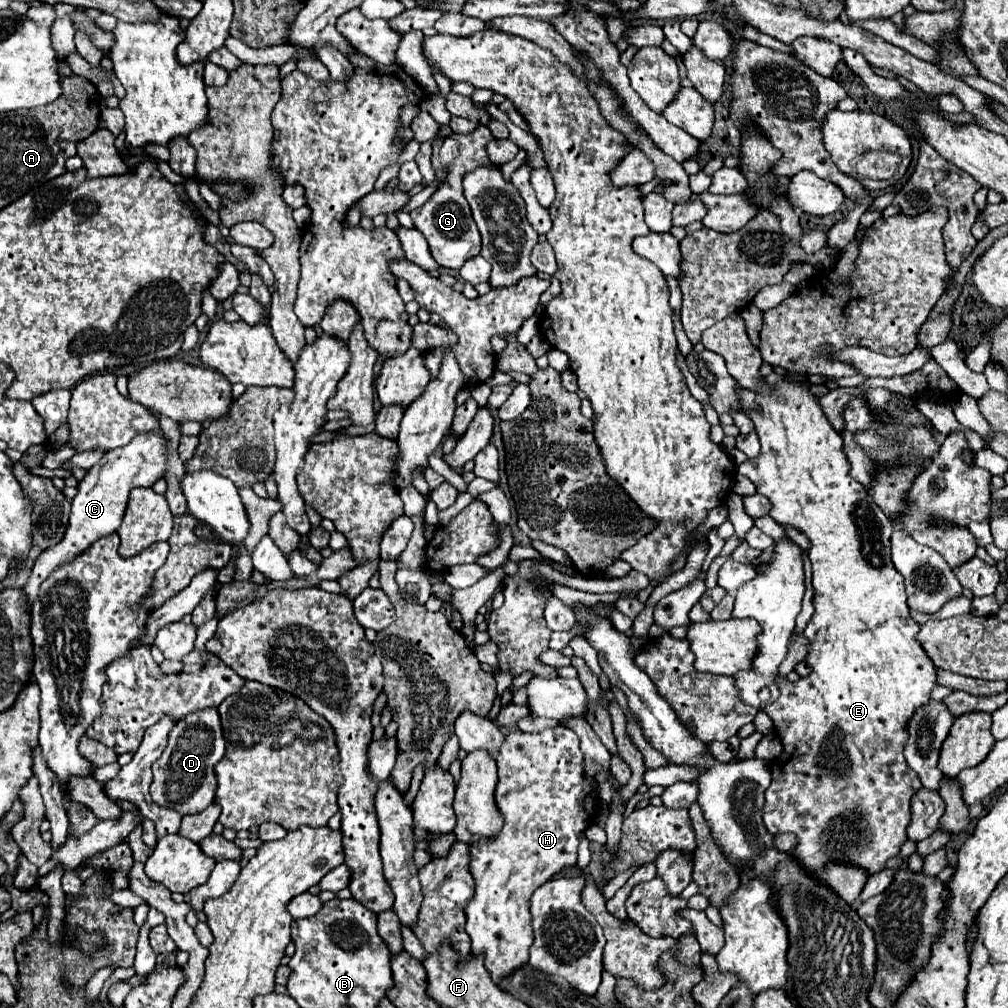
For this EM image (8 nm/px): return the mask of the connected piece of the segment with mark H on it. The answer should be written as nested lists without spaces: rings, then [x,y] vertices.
[[[568,727],[544,729],[540,733],[524,733],[514,729],[506,735],[500,747],[496,805],[504,815],[504,829],[496,839],[478,839],[470,845],[470,873],[476,881],[476,893],[466,907],[466,933],[472,939],[472,955],[482,955],[492,979],[500,983],[528,963],[528,949],[534,941],[530,925],[530,895],[544,885],[552,875],[560,873],[564,865],[576,865],[578,835],[588,827],[588,821],[596,815],[594,803],[598,801],[596,785],[584,775],[582,751],[578,735]]]

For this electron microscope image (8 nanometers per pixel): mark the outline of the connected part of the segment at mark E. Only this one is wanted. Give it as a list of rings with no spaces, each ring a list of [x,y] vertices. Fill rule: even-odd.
[[[802,381],[776,385],[776,393],[756,395],[756,401],[760,405],[760,413],[750,411],[748,417],[754,421],[756,433],[760,437],[762,451],[760,451],[760,455],[756,459],[740,463],[738,473],[746,475],[756,485],[758,493],[772,501],[770,517],[778,525],[792,527],[792,529],[796,529],[796,531],[800,531],[800,533],[804,533],[808,537],[808,541],[810,541],[808,557],[810,557],[810,563],[812,563],[812,585],[814,585],[814,615],[812,615],[812,619],[808,621],[808,625],[804,629],[804,637],[808,639],[808,655],[806,655],[804,661],[806,661],[808,667],[812,667],[812,673],[808,677],[802,677],[796,683],[790,683],[790,681],[778,677],[780,697],[778,697],[778,701],[764,707],[764,711],[774,721],[774,733],[778,735],[778,739],[784,745],[782,755],[772,761],[772,783],[766,789],[764,825],[772,835],[774,833],[794,833],[796,841],[798,841],[794,851],[792,851],[794,857],[798,857],[798,861],[802,861],[802,865],[806,865],[806,867],[810,867],[814,871],[826,869],[828,863],[844,863],[844,865],[854,865],[854,867],[866,869],[868,875],[874,875],[874,873],[880,873],[886,867],[886,861],[890,861],[892,857],[896,857],[900,853],[900,847],[908,839],[906,837],[906,825],[910,823],[910,799],[914,797],[914,793],[918,793],[922,783],[920,783],[920,777],[906,765],[906,757],[904,757],[904,747],[906,747],[906,737],[908,737],[906,735],[906,725],[908,725],[910,717],[918,709],[922,709],[922,707],[926,707],[930,703],[930,693],[938,685],[938,681],[936,681],[938,675],[936,675],[934,663],[930,663],[930,657],[926,657],[926,651],[922,649],[922,643],[916,641],[920,625],[910,617],[910,609],[906,605],[902,575],[898,573],[898,569],[894,569],[894,565],[890,561],[890,533],[894,531],[894,525],[882,513],[882,509],[878,509],[872,495],[848,475],[850,463],[848,463],[848,459],[846,459],[846,455],[842,451],[840,433],[822,415],[822,409],[820,409],[818,401],[802,385]],[[810,739],[824,739],[824,743],[816,751],[816,749],[810,747],[810,743],[808,743]]]

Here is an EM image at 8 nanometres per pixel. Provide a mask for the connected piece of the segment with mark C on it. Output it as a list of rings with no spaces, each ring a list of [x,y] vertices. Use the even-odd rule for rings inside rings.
[[[154,433],[152,435],[138,435],[128,445],[118,447],[114,451],[106,451],[104,457],[94,467],[88,469],[84,479],[78,483],[76,497],[72,499],[70,521],[68,521],[68,527],[66,527],[66,533],[64,533],[62,541],[58,545],[52,545],[50,549],[44,549],[38,555],[38,559],[34,561],[34,567],[30,571],[30,577],[28,577],[26,585],[22,587],[22,593],[28,599],[26,613],[30,613],[32,601],[34,601],[34,597],[38,597],[38,587],[42,585],[42,581],[46,581],[46,577],[50,577],[50,573],[54,573],[54,569],[58,569],[58,565],[64,565],[66,561],[72,561],[74,557],[82,555],[82,551],[86,551],[94,541],[98,541],[98,537],[106,537],[106,535],[118,531],[118,527],[122,523],[122,517],[124,517],[124,511],[126,511],[126,505],[128,505],[128,493],[134,487],[142,487],[142,485],[150,485],[152,487],[164,475],[164,471],[166,471],[166,439],[162,435],[154,435]]]

